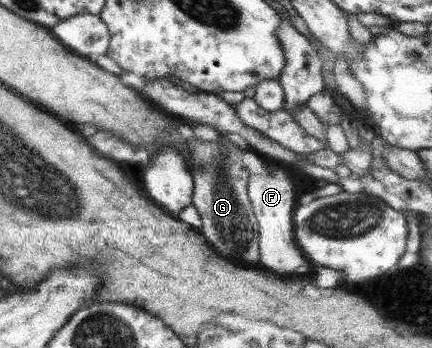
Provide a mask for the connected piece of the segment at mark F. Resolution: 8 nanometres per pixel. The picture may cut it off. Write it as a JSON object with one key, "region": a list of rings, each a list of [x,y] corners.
{"region":[[[263,160],[267,173],[249,174],[247,181],[247,198],[255,215],[258,230],[259,265],[268,270],[285,276],[304,276],[311,273],[311,267],[294,243],[292,237],[292,214],[297,199],[290,177],[280,167]]]}

